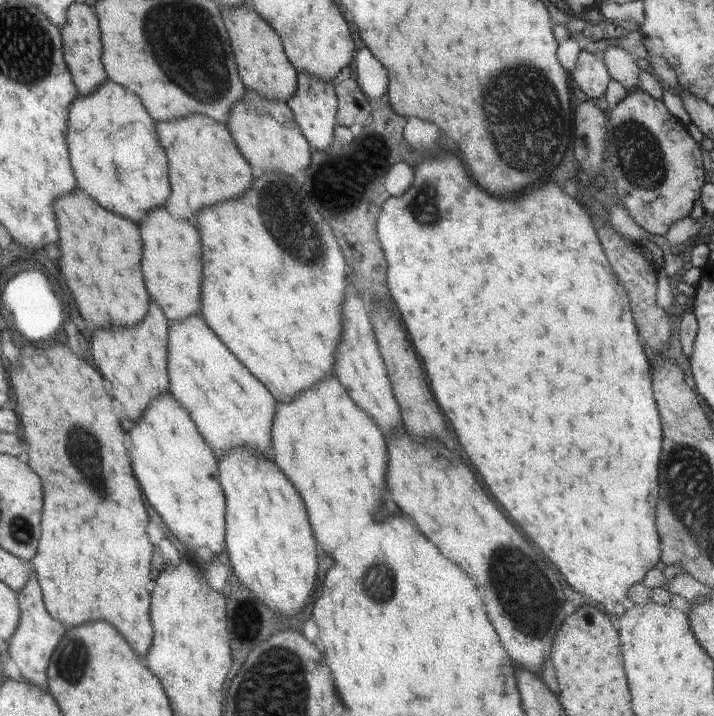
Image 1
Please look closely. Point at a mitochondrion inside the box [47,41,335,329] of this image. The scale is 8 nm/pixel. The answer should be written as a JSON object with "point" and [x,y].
{"point":[291,220]}

